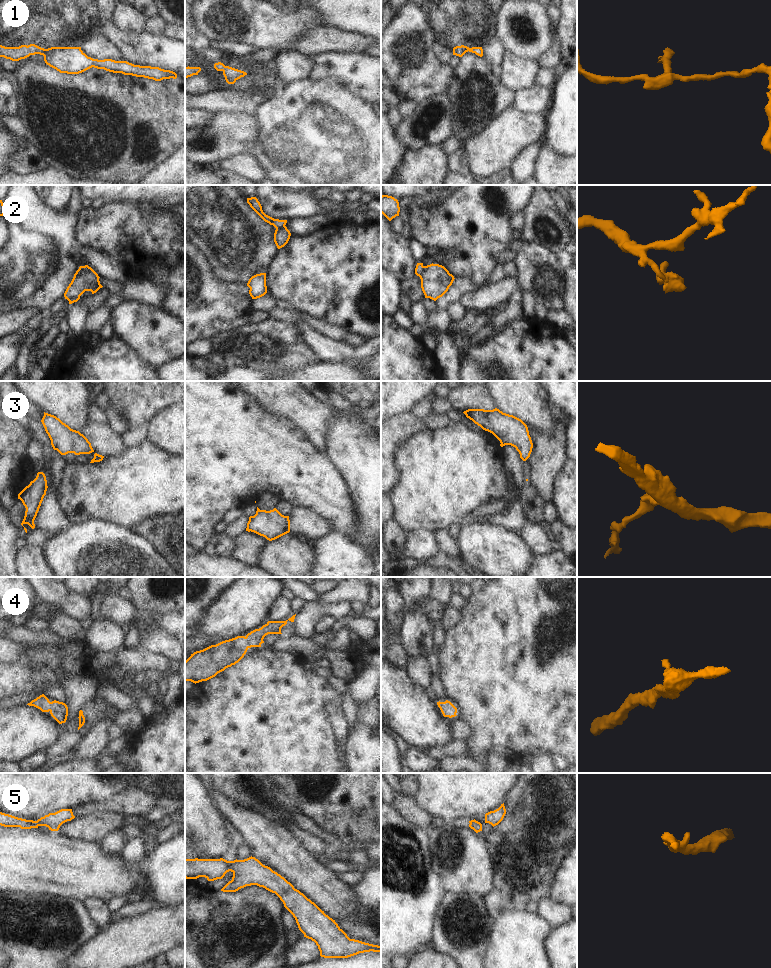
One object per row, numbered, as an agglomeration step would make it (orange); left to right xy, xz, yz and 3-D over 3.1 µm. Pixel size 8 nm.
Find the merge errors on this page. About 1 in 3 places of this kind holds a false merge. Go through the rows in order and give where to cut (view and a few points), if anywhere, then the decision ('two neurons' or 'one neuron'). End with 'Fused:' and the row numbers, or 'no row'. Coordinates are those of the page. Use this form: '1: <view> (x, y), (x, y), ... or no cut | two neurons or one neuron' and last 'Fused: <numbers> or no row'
1: no cut | one neuron
2: yz (423, 266), (422, 273), (419, 276) | two neurons
3: no cut | one neuron
4: no cut | one neuron
5: no cut | one neuron
Fused: 2

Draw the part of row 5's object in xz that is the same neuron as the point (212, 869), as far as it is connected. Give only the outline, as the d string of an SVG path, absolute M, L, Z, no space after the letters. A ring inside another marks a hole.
M255 857L234 861L223 858L185 859L186 879L205 877L208 881L214 881L222 879L229 871L233 873L232 880L221 891L236 892L246 886L257 885L275 893L295 918L304 937L316 943L321 957L348 958L364 952L381 952L381 946L350 939L335 920Z

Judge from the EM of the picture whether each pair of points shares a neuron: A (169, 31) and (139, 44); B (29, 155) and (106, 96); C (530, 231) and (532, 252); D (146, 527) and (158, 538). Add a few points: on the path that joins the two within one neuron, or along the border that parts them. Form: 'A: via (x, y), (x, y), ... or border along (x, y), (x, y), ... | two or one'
A: border along (161, 34), (174, 39) | two
B: border along (29, 143), (49, 165) | two
C: border along (525, 241), (538, 242), (552, 253) | two
D: via (149, 529), (155, 535) | one

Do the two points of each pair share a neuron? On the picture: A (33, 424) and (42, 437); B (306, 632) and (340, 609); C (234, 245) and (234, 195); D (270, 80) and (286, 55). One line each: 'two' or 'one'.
A: one
B: one
C: one
D: two

